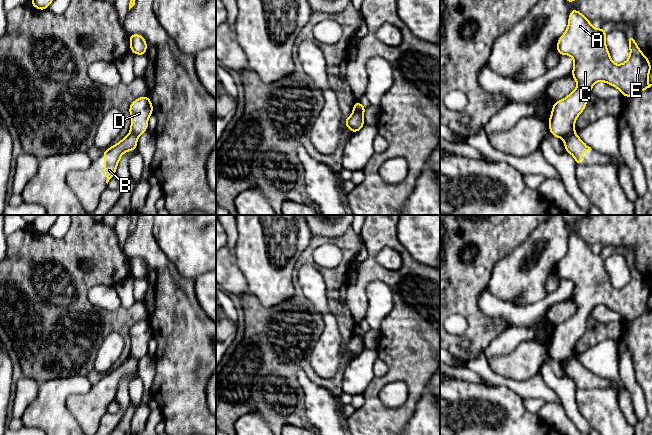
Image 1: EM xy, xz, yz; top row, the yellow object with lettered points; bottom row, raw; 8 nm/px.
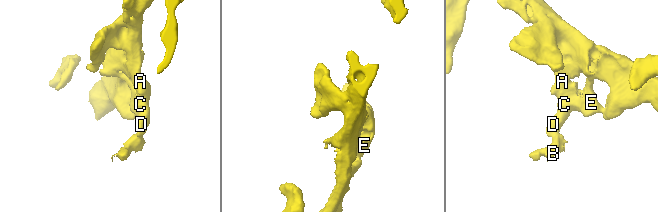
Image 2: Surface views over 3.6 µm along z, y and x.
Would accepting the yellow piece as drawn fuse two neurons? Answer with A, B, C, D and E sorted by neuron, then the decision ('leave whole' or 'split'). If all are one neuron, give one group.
A C D E / B | split

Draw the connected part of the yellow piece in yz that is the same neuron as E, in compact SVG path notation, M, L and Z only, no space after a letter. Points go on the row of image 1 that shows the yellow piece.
M576 9L569 14L568 28L558 39L557 51L560 55L570 55L574 60L571 76L576 80L577 87L564 99L554 102L549 117L549 130L554 137L562 138L575 130L575 120L587 105L587 96L592 86L598 81L604 81L610 86L619 89L624 98L634 96L652 86L648 83L649 72L652 67L649 59L641 52L635 42L634 35L628 38L630 56L626 62L616 65L613 63L606 47L605 36L607 31L603 28L595 29L590 21Z

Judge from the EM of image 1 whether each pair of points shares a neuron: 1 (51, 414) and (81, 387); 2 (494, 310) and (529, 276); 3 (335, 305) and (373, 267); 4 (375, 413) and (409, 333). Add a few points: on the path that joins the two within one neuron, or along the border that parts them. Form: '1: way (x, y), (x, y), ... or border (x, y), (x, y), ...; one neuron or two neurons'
1: way (52, 405), (72, 387); one neuron
2: border (486, 290), (503, 301), (516, 305), (526, 305); two neurons
3: border (349, 283), (346, 306), (352, 316); two neurons
4: way (374, 393), (374, 390), (409, 356), (409, 353); one neuron

